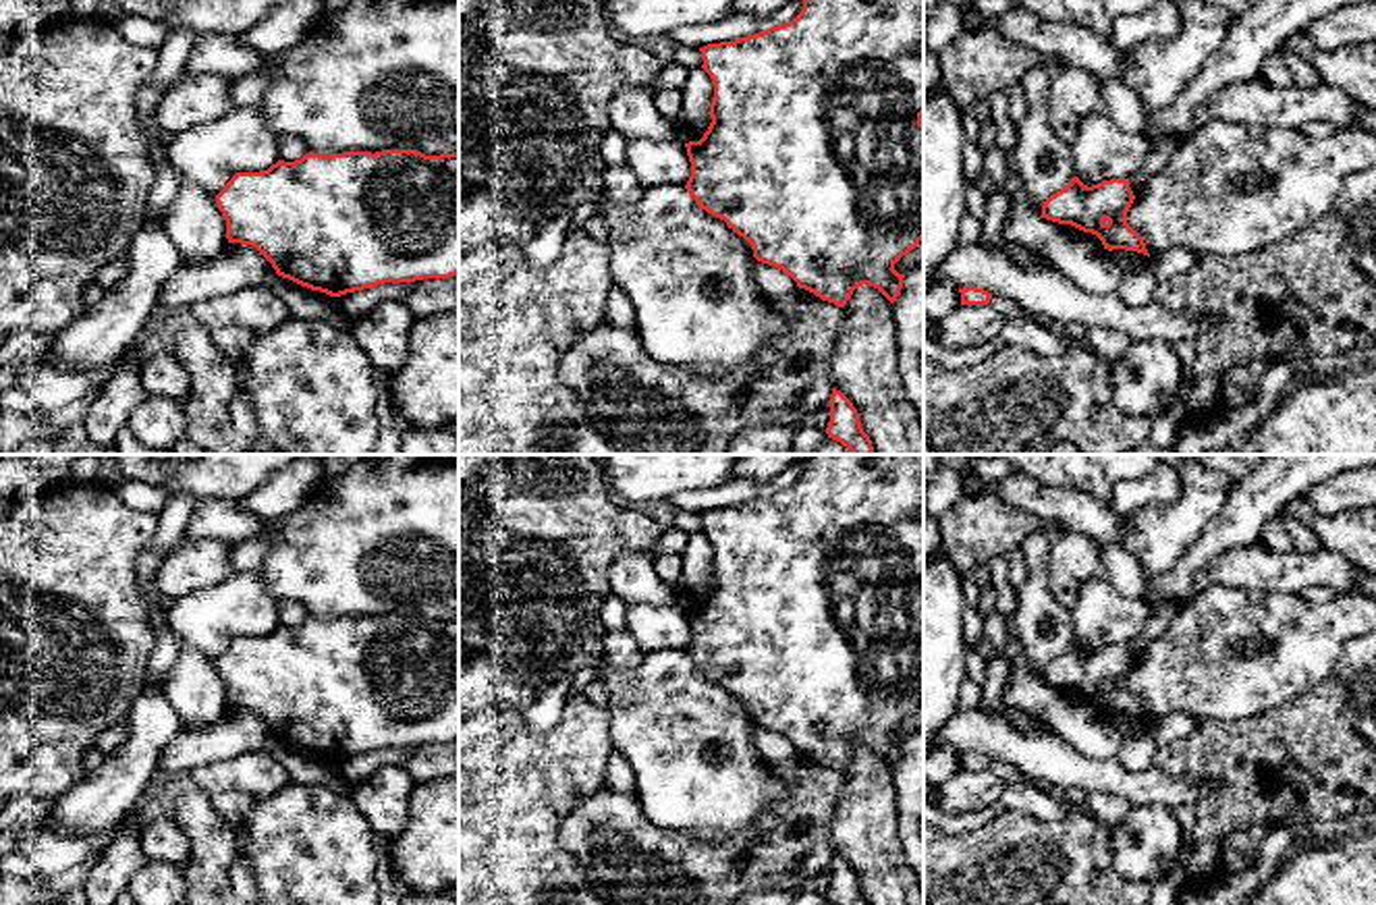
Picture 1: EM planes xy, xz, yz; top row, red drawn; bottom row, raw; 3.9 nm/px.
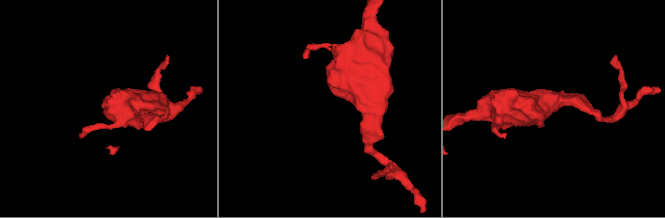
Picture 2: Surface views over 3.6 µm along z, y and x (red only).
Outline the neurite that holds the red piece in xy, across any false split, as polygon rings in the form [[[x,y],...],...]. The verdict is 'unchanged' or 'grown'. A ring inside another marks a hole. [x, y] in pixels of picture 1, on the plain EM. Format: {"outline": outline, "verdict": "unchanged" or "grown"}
{"outline": [[[309,616],[268,635],[237,637],[216,668],[228,708],[255,712],[278,741],[330,762],[459,739],[459,619]]], "verdict": "unchanged"}

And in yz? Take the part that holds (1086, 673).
{"outline": [[[1073,641],[1065,654],[1044,666],[1042,683],[1092,697],[1108,716],[1125,714],[1150,722],[1144,704],[1127,689],[1133,664],[1129,643],[1110,643],[1088,652]]], "verdict": "unchanged"}

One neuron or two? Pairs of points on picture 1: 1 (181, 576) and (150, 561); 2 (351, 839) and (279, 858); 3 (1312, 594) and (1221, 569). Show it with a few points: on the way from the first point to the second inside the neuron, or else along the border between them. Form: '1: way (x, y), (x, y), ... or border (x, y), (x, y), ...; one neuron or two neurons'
1: border (185, 538), (156, 573), (156, 588), (171, 602); two neurons
2: way (333, 852), (316, 860), (297, 858); one neuron
3: border (1337, 590), (1308, 586), (1300, 594); two neurons

